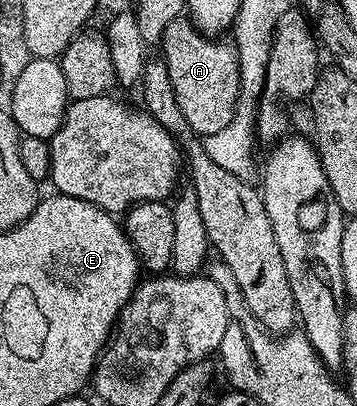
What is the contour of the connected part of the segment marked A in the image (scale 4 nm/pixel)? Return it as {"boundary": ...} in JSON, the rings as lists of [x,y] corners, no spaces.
{"boundary":[[[186,18],[181,24],[165,29],[160,54],[171,77],[172,92],[181,112],[198,137],[205,138],[220,132],[235,112],[239,94],[239,58],[233,43],[212,39],[193,26]]]}

